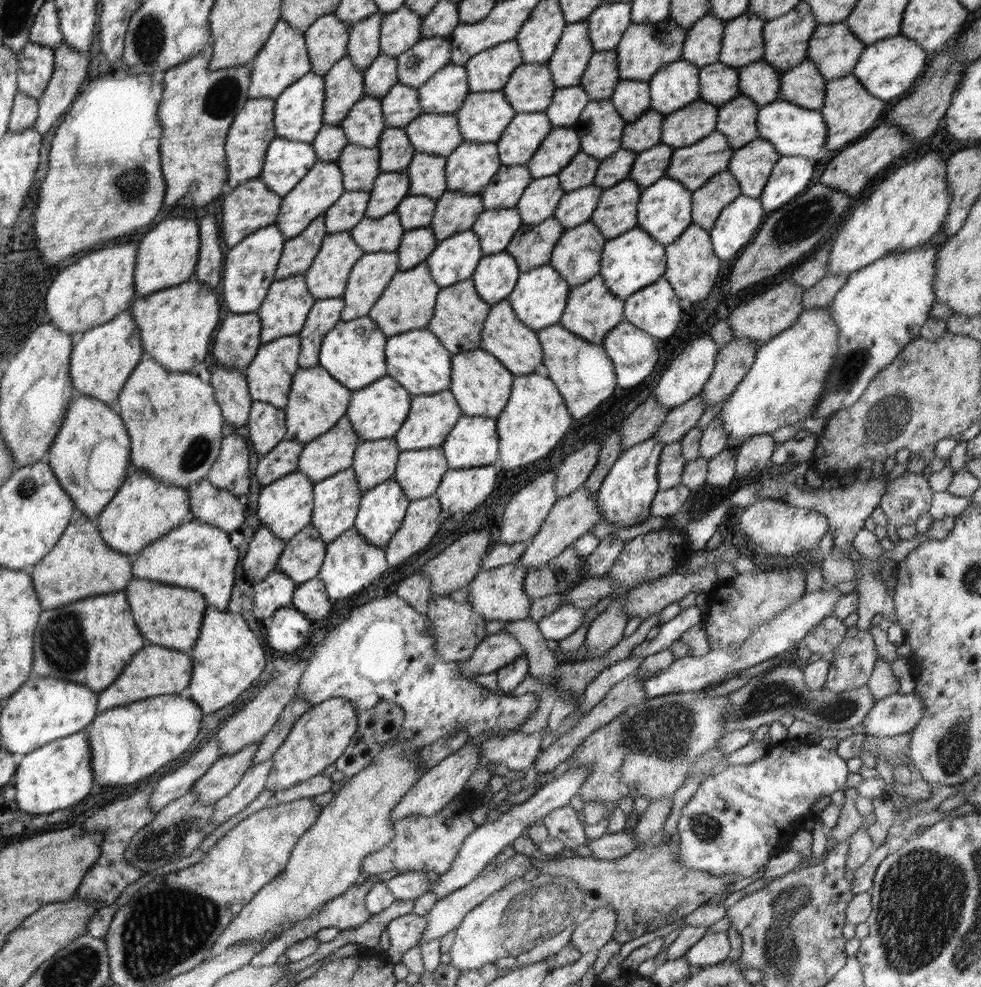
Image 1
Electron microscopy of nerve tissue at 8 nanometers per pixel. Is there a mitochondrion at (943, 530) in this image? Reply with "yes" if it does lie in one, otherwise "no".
no

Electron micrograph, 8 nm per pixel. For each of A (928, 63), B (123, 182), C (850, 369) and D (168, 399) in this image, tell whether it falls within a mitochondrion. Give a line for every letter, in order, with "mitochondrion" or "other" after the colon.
A: other
B: mitochondrion
C: mitochondrion
D: other

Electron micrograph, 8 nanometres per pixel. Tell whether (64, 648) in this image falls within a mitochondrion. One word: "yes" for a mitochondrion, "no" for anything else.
yes

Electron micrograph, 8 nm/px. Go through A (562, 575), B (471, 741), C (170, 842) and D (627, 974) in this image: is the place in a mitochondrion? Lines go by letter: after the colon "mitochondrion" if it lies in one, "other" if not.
A: mitochondrion
B: other
C: mitochondrion
D: other

